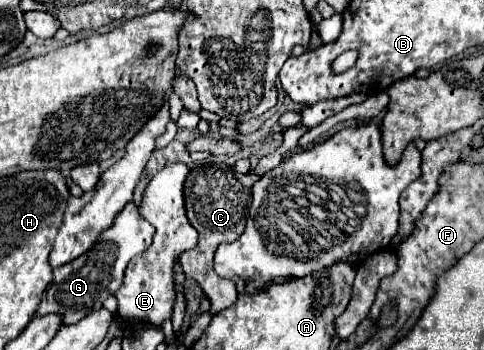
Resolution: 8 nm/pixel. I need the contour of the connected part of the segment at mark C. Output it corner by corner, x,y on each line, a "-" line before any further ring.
211,163
191,169
185,181
185,209
191,225
199,231
199,243
195,249
185,251
179,257
179,263
189,279
195,279
205,295
211,299
211,313
223,311
231,307
237,301
237,289
235,283
229,279
221,279
213,271
213,253
219,247
219,243
231,243
239,239
239,235
245,231
247,223
247,211
251,205
251,185
259,177
255,173
241,175
233,167
227,167
225,163

